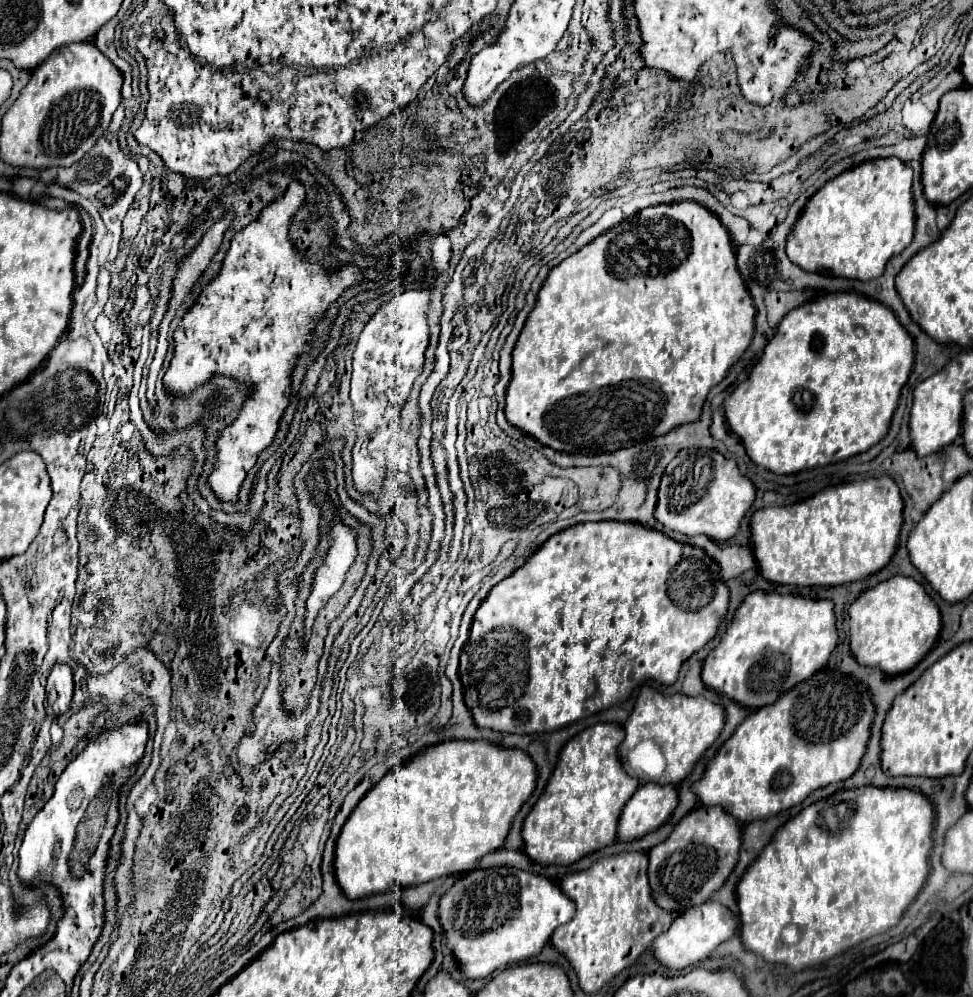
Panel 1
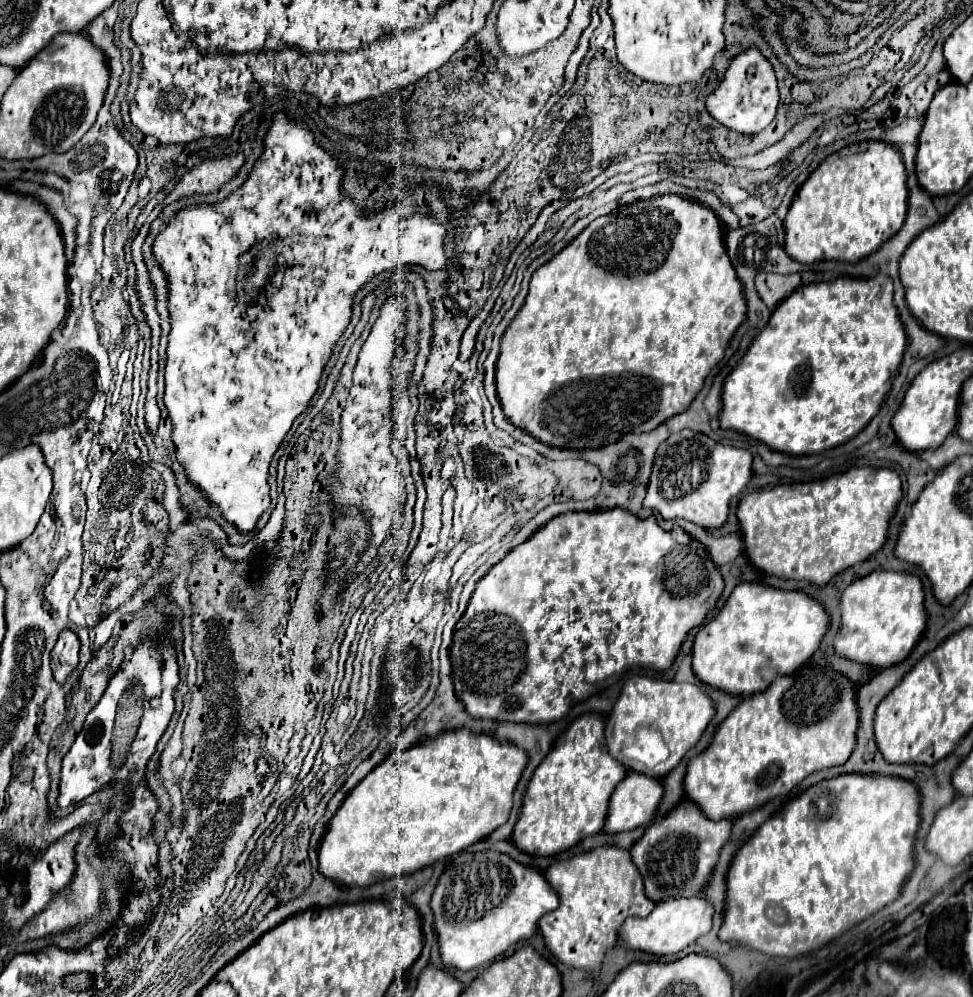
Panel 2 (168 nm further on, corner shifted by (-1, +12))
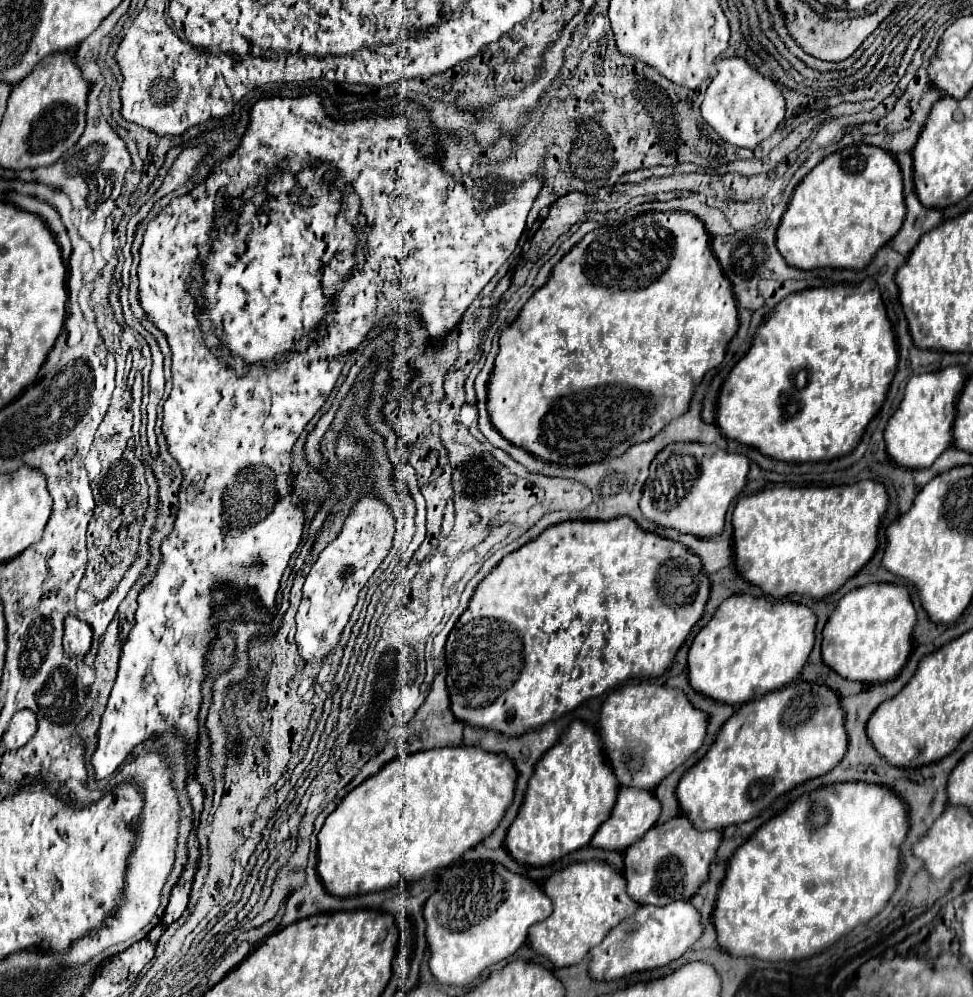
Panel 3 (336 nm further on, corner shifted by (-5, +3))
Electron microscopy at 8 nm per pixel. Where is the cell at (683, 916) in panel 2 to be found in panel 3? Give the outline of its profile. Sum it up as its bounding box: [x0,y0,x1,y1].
[589,901,703,981]

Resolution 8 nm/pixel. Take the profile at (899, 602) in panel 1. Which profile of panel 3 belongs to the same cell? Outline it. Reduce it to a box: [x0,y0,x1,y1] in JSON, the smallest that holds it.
[823,583,917,681]

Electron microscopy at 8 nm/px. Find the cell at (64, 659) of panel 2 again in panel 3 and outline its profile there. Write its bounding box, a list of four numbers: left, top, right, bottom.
[63,617,91,657]

